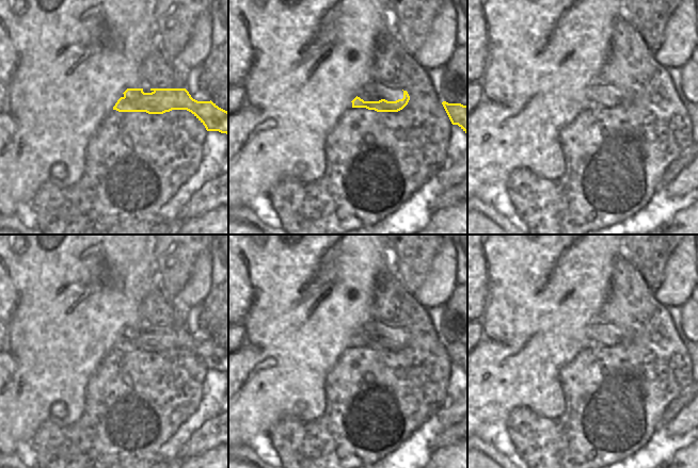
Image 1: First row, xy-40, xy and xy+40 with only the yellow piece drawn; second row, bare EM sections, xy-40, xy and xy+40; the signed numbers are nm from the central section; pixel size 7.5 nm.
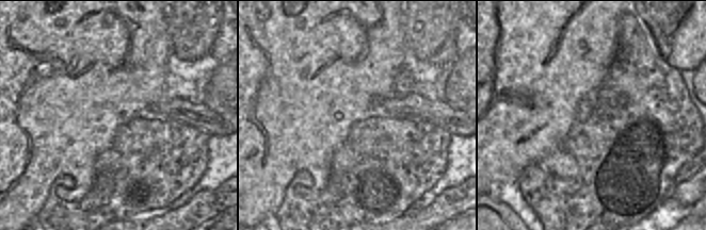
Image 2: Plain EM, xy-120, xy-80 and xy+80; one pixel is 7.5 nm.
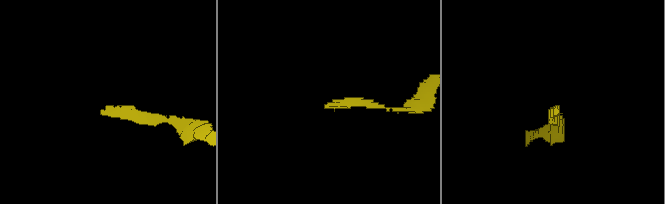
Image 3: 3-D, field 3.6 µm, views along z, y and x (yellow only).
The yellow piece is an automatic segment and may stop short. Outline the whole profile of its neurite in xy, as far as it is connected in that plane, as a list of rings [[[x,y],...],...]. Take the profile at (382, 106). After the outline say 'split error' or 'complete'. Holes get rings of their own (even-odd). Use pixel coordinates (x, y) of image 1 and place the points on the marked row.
[[[370,82],[351,101],[350,108],[366,108],[377,112],[398,112],[409,102],[410,96],[401,88],[390,88],[379,82]]]; split error

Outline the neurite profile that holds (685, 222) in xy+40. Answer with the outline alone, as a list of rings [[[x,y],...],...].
[[[698,200],[677,212],[663,227],[644,235],[698,235]]]

